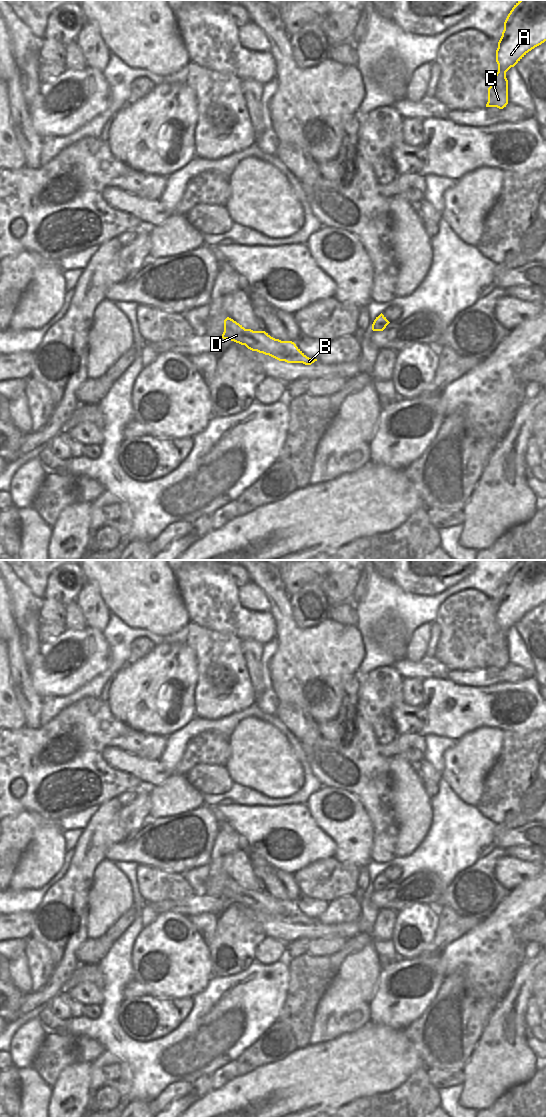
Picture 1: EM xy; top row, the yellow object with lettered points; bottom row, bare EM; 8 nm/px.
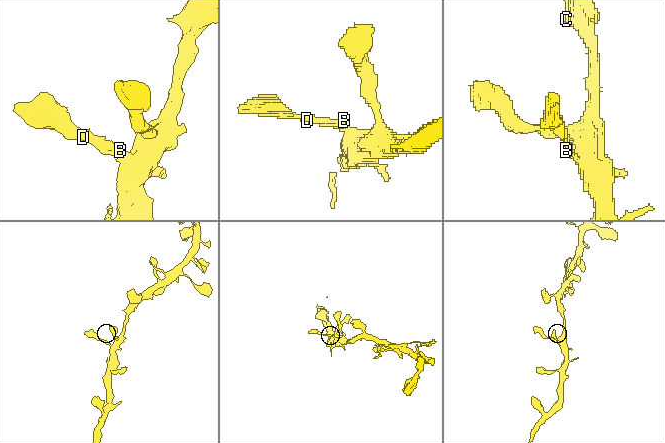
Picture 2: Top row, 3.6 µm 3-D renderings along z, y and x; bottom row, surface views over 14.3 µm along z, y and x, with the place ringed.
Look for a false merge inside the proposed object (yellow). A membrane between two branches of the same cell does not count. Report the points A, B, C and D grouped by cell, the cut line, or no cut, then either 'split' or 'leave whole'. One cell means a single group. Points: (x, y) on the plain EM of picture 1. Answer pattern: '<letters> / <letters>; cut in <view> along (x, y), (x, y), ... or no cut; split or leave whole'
A B C D; no cut; leave whole

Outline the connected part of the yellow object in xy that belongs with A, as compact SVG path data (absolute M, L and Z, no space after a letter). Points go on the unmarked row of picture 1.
M519 560L504 582L496 610L498 632L488 648L486 667L503 669L508 664L506 632L529 611L546 601L546 560Z

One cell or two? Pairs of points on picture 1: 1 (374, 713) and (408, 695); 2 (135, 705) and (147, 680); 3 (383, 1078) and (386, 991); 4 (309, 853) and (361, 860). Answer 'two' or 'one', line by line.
1: two
2: one
3: two
4: two

